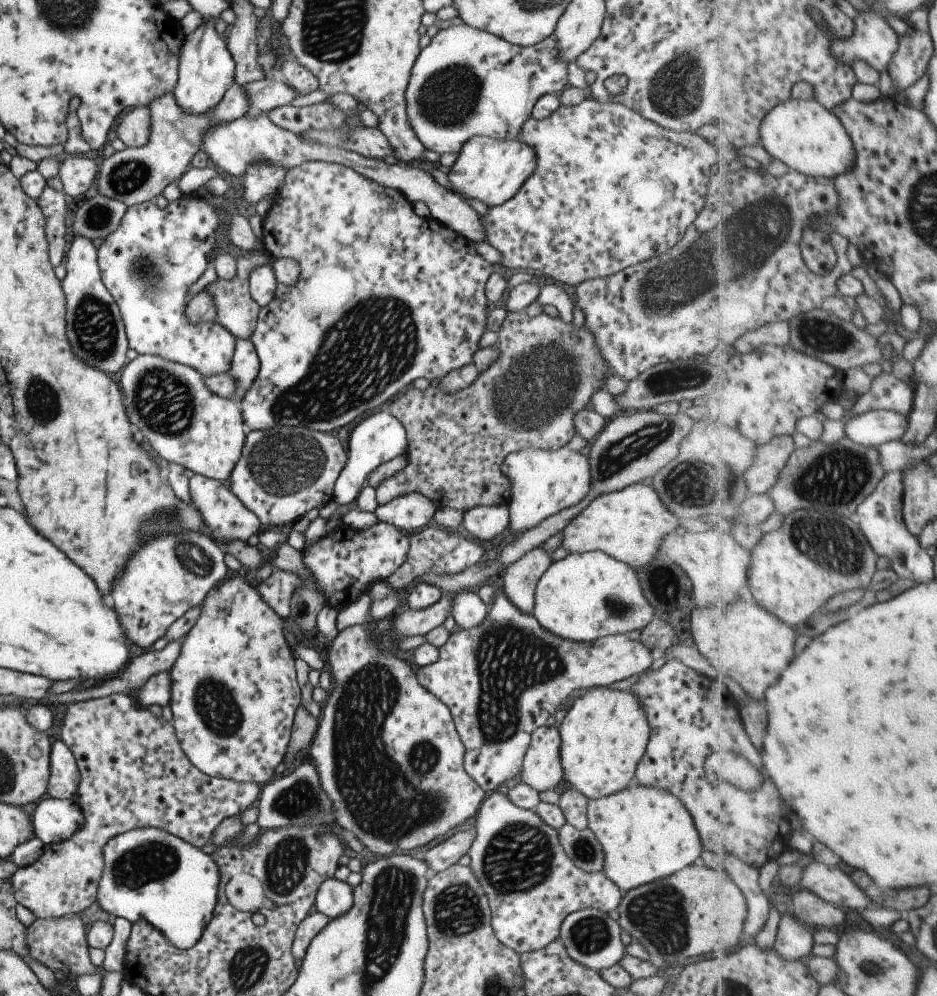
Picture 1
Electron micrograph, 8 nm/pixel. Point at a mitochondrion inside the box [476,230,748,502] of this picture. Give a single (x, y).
(535, 391)

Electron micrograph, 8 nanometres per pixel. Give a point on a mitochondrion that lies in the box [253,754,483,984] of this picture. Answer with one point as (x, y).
(285, 867)

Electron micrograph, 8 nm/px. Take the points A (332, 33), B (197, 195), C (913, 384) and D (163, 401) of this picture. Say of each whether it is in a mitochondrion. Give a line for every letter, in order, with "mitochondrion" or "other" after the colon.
A: mitochondrion
B: other
C: other
D: mitochondrion

